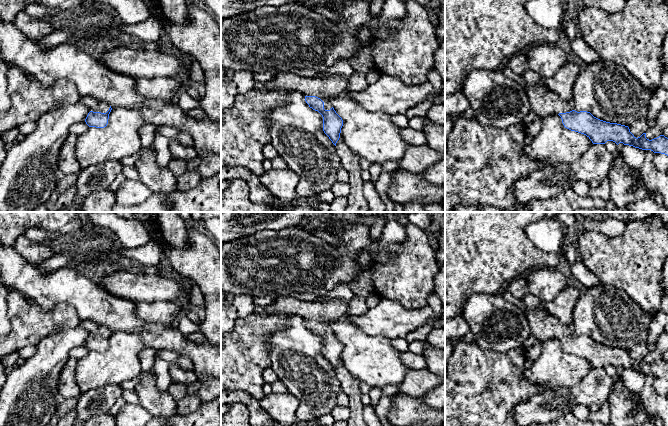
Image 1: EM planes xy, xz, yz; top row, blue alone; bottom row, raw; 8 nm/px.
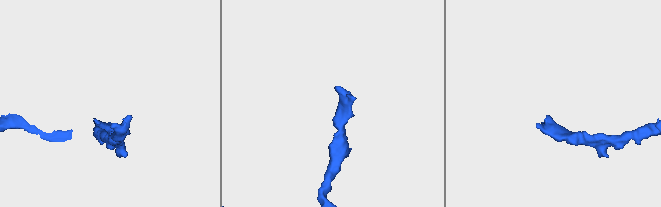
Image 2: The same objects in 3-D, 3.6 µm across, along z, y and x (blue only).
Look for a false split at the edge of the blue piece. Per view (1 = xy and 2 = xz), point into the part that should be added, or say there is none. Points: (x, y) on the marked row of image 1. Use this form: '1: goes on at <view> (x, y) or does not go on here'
1: goes on at xy (93, 104)
2: goes on at xz (325, 88)

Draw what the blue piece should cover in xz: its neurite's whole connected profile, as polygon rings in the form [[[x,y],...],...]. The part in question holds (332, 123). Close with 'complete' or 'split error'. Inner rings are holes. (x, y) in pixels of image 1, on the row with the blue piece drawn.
[[[278,73],[269,82],[257,83],[257,90],[287,89],[305,96],[305,101],[323,117],[323,131],[336,146],[343,126],[342,118],[332,107],[330,100],[347,91],[349,78],[342,76],[302,77],[293,73]]]; split error

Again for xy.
[[[92,96],[81,97],[80,102],[90,109],[85,122],[89,127],[104,128],[108,124],[111,106]]]; split error

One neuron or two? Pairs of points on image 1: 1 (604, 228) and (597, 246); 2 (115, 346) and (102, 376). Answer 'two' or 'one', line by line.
1: two
2: one

